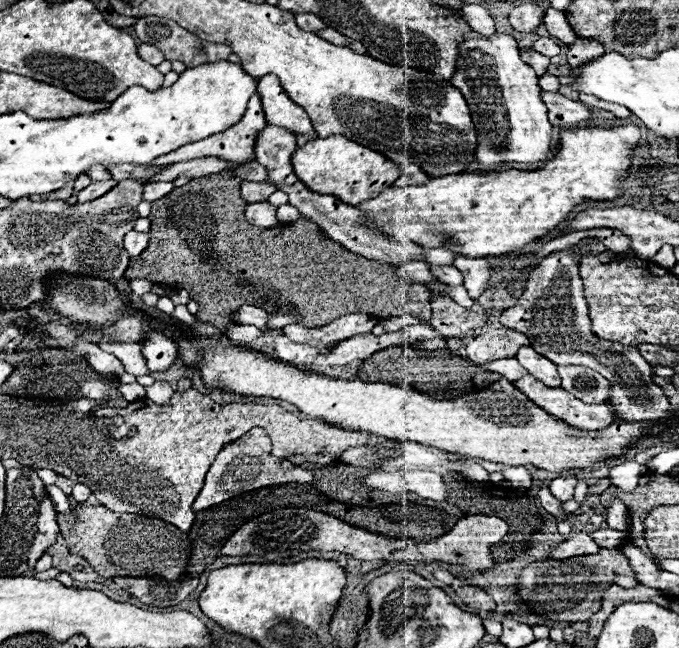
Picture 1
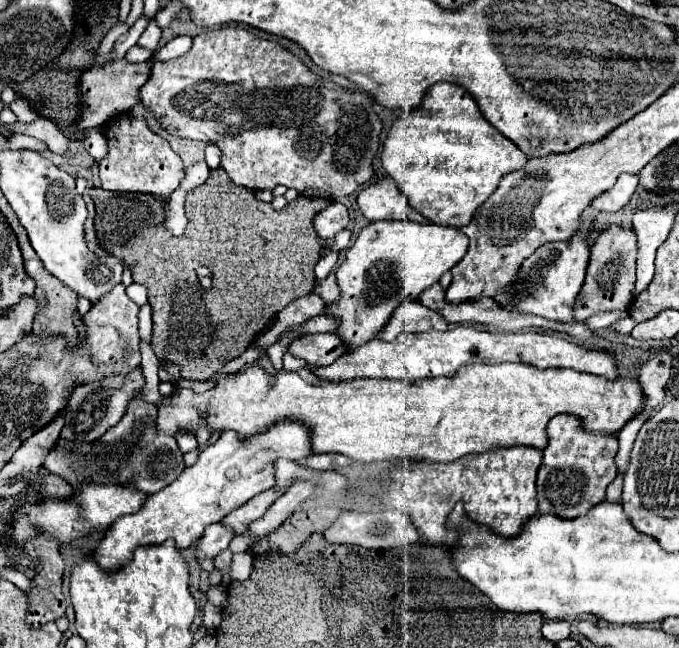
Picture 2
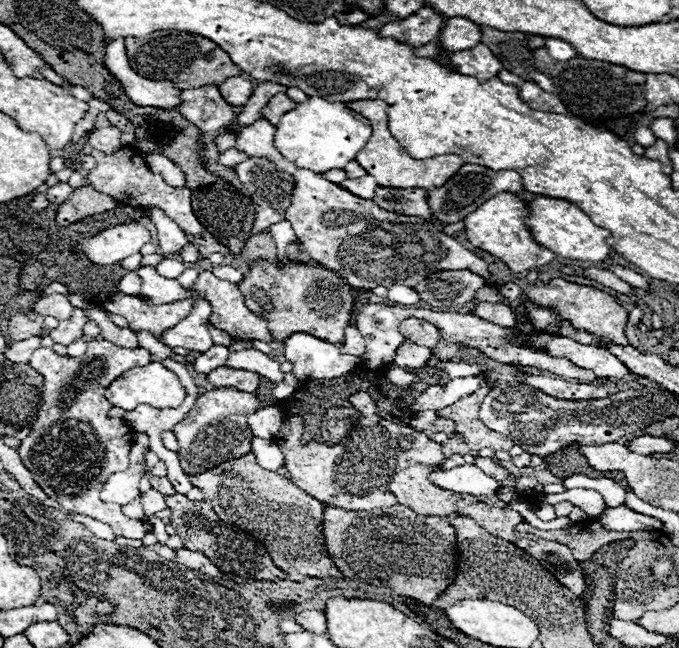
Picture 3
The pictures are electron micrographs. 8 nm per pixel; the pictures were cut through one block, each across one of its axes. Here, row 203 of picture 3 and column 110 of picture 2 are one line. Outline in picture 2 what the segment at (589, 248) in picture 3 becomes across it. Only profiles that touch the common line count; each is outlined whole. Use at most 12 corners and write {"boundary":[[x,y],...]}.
{"boundary":[[300,422],[242,442],[222,432],[178,480],[120,516],[94,550],[118,570],[136,546],[182,550],[308,456]]}

